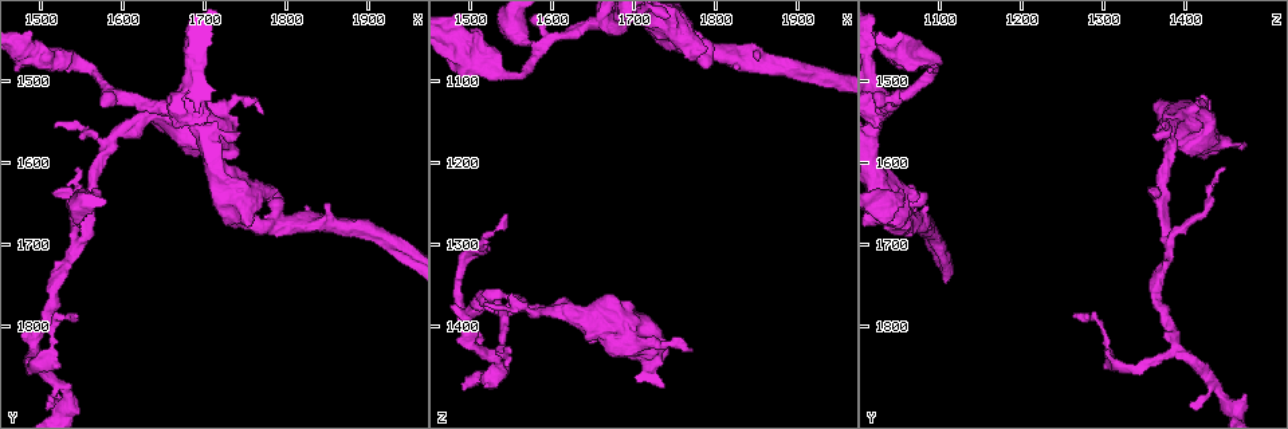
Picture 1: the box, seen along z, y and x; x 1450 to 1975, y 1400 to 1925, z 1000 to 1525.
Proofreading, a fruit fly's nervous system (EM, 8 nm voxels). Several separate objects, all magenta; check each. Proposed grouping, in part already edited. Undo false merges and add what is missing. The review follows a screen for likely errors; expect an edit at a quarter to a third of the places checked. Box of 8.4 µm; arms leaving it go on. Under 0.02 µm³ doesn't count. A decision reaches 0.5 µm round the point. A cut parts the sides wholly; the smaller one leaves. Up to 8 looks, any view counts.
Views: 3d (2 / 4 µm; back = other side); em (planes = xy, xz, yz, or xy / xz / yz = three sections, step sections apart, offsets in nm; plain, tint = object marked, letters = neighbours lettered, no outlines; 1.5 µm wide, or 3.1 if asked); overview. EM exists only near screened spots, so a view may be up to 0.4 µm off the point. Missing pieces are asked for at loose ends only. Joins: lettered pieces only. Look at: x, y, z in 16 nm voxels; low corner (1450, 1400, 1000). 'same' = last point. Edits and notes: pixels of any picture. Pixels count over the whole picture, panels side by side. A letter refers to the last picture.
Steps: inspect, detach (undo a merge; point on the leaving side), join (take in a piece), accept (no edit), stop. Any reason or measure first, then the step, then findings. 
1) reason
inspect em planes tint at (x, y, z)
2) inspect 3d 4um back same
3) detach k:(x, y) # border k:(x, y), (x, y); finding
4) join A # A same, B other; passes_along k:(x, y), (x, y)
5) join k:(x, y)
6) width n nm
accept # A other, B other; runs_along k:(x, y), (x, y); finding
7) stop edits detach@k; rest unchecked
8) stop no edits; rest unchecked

tapers out
inspect 3d 4um at (1550, 1605, 1450)

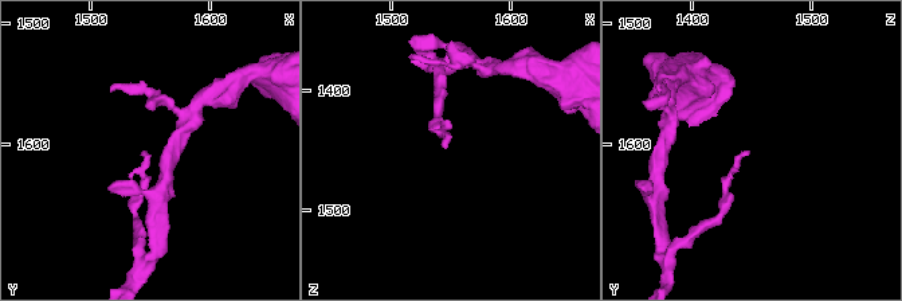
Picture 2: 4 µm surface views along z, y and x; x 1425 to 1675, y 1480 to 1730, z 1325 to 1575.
need the tissue
inspect em planes letters at (1544, 1604, 1448)

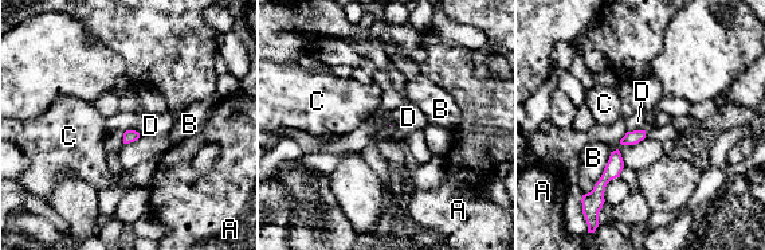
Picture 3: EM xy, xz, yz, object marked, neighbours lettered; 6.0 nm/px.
accept # A other, B other, C other, D other; border 3:(644, 129), (627, 132); none of them fits

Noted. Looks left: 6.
three arms meet
inspect 3d 2um at (1490, 1825, 1385)

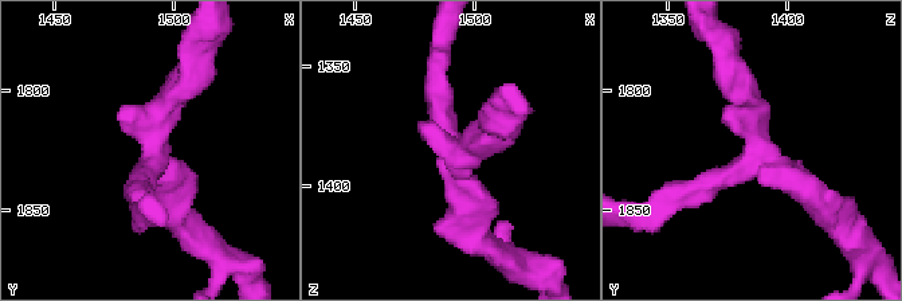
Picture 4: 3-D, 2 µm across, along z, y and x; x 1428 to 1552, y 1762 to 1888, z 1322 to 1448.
shape alone is not enough
inspect em xy step 4 tint at (1490, 1824, 1386)

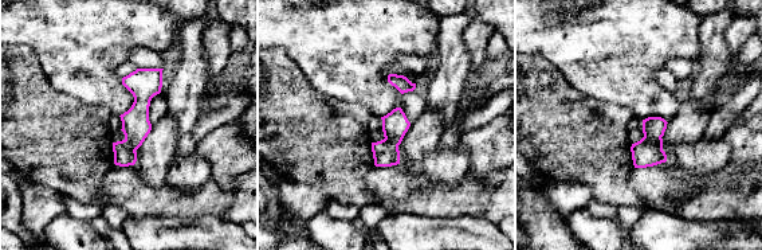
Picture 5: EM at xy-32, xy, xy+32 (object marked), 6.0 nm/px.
cut it another way
inspect em planes letters same

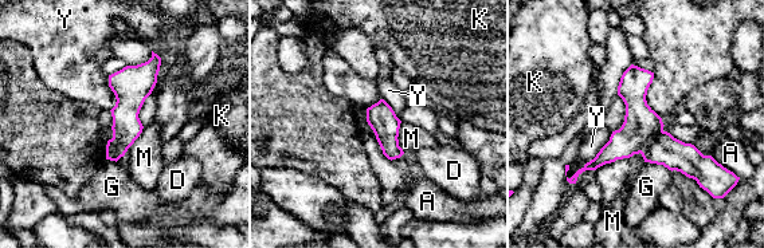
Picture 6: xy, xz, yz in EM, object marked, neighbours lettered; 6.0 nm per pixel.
width 170 nm
accept # A other, D other, G other, K other, M other, Y other; runs_along 6:(633, 69), (639, 118), (705, 162); continuous, no second cell

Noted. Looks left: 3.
end of a long branch
inspect 3d 4um at (1575, 1635, 1055)

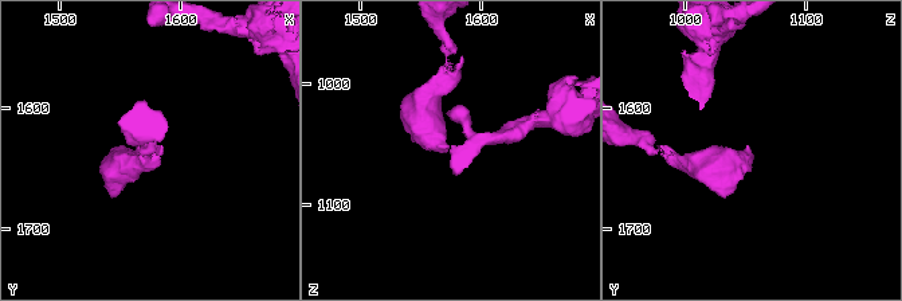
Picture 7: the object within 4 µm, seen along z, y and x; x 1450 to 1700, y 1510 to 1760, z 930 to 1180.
inspect em planes letters at (1572, 1632, 1050)

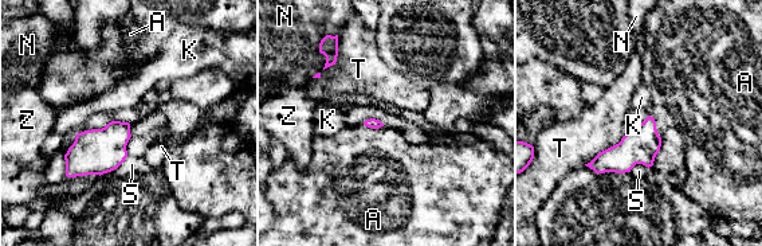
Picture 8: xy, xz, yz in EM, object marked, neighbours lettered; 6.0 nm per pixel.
longest_contact T 320 nm
join A # A same, K other, N other, S other, T other, Z other; the cell continues

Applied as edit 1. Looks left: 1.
stop edits join@8; rest unchecked

